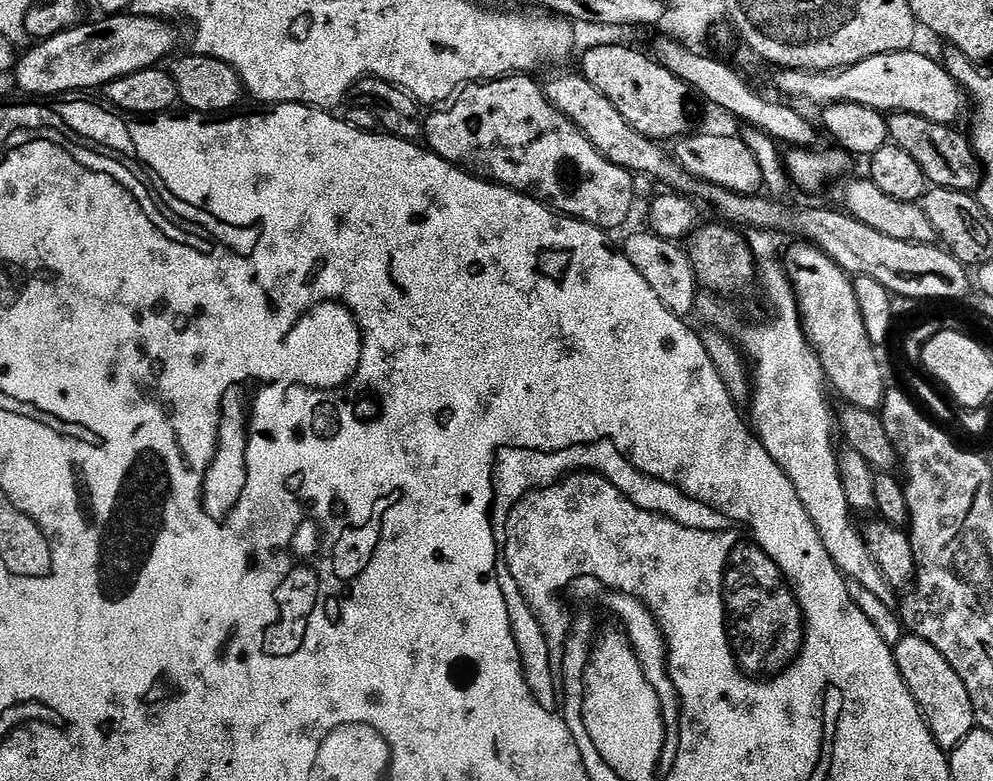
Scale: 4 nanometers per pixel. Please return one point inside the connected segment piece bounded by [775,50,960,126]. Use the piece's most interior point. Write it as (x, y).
(909, 82)

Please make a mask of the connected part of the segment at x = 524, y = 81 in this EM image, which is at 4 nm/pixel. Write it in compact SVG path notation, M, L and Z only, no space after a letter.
M524 74L509 80L480 82L474 88L476 96L466 97L461 104L449 103L448 112L433 111L436 113L429 120L427 117L422 124L423 139L428 139L427 147L443 160L449 160L473 176L536 197L561 216L570 216L573 220L581 220L605 230L622 227L632 212L633 173L602 158L602 154L594 150L592 143L578 128L556 111L556 107L544 95L541 85L536 85L532 80L535 79L531 75Z

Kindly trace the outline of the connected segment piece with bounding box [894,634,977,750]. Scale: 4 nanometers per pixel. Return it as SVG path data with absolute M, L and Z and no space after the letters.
M904 634L904 637L894 644L894 655L898 670L910 694L916 699L934 742L945 750L957 748L974 731L977 723L970 694L966 694L966 686L962 678L958 678L954 666L950 666L950 662L946 662L946 658L942 658L942 654L934 650L934 646L930 646L930 642L911 634Z

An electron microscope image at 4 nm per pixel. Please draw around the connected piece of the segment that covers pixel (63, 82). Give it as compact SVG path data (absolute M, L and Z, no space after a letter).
M121 14L111 18L101 19L101 24L77 23L74 28L67 28L49 40L33 43L27 49L28 53L17 59L14 69L14 84L17 89L29 92L32 98L60 98L63 92L80 94L83 88L103 89L104 85L114 82L123 76L141 72L147 68L157 67L161 62L167 61L176 48L176 36L172 33L173 25L163 20L151 20L148 16Z

